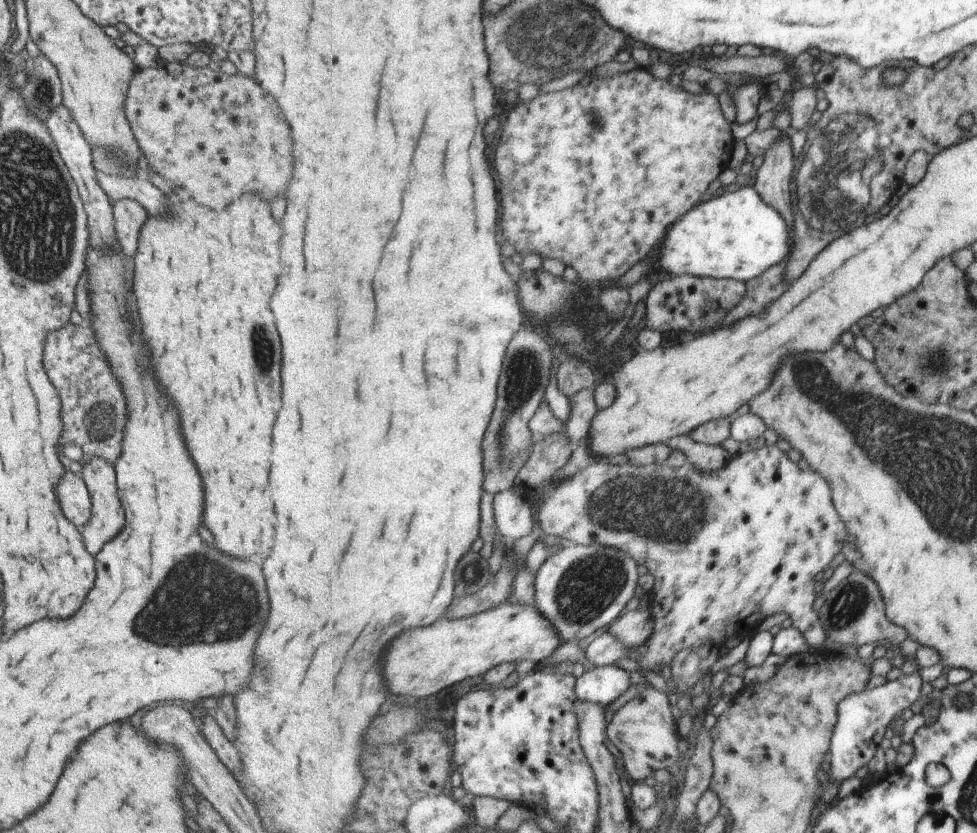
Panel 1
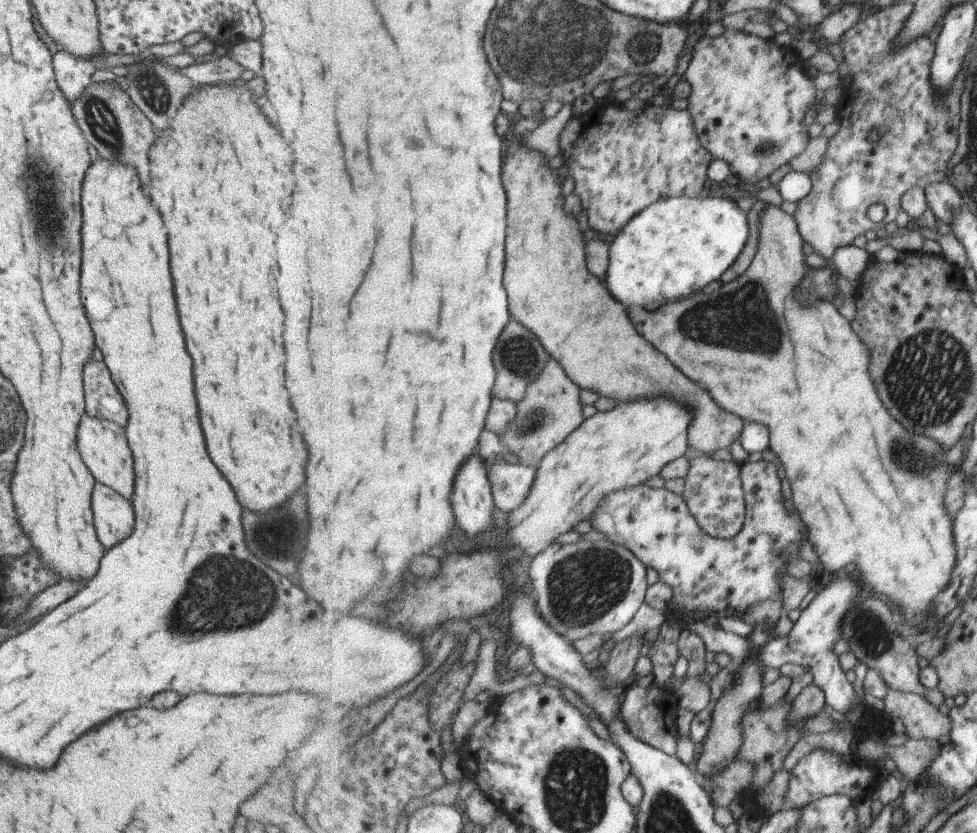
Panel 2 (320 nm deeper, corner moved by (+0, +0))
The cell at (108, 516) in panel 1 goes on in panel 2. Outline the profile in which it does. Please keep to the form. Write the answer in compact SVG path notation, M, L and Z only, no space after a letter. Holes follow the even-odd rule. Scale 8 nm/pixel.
M83 414L76 428L76 449L95 483L103 483L127 500L131 498L135 476L133 476L133 459L126 441L124 427L113 424L110 420L99 417L89 418Z

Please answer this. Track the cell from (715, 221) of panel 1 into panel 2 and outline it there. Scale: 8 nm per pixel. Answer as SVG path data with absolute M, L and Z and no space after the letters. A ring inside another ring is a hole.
M671 197L661 200L645 212L639 212L615 236L605 284L615 300L627 308L687 298L707 284L721 280L726 270L737 263L747 239L750 239L748 212L739 210L730 199Z

